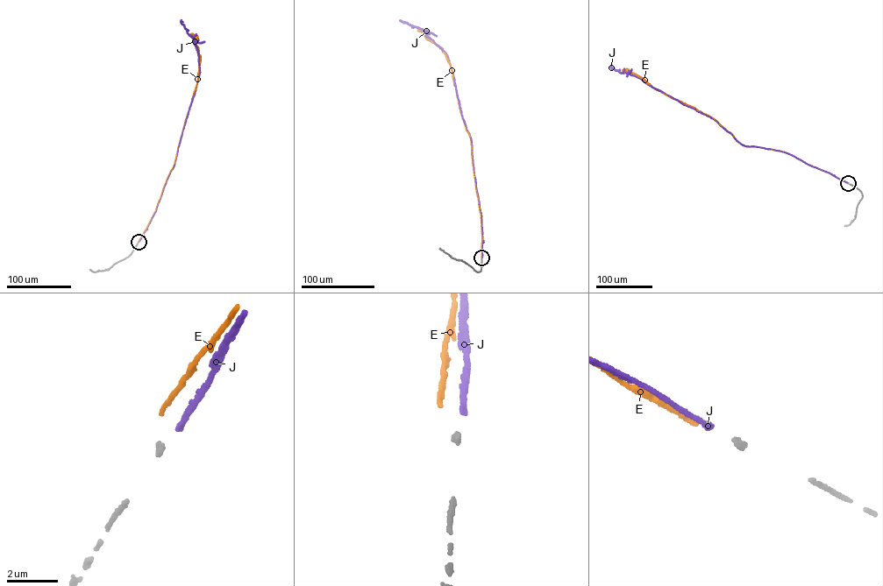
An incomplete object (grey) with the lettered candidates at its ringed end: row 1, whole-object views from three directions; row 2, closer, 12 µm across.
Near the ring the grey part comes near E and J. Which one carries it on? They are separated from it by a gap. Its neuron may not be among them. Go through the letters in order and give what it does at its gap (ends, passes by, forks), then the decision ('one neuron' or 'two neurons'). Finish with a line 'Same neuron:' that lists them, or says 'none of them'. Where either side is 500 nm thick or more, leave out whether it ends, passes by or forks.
E: it ends; two neurons
J: it ends; one neuron
Same neuron: J

